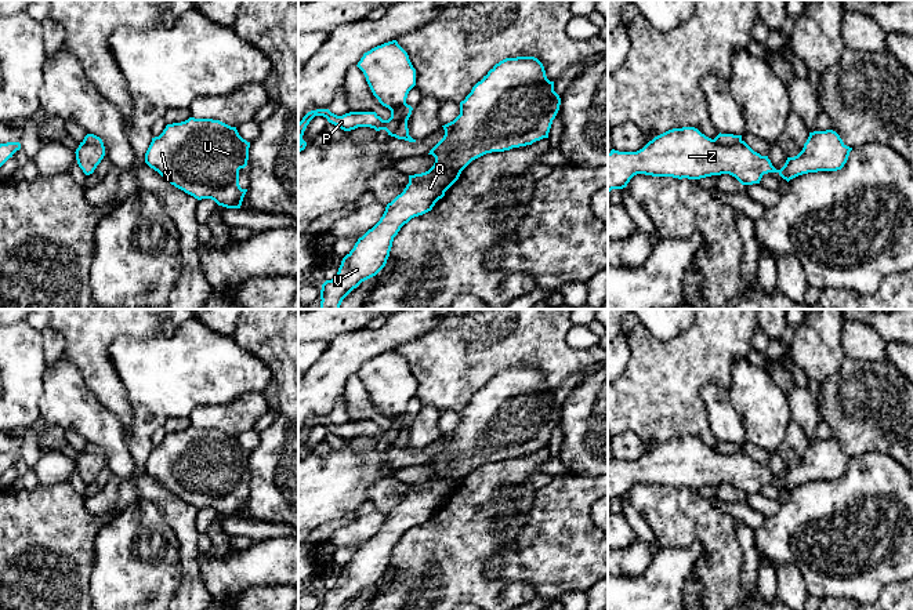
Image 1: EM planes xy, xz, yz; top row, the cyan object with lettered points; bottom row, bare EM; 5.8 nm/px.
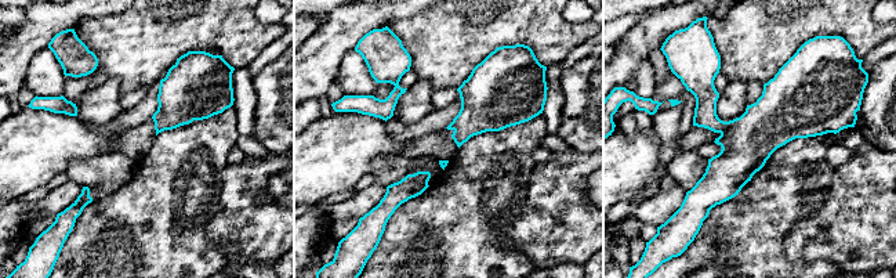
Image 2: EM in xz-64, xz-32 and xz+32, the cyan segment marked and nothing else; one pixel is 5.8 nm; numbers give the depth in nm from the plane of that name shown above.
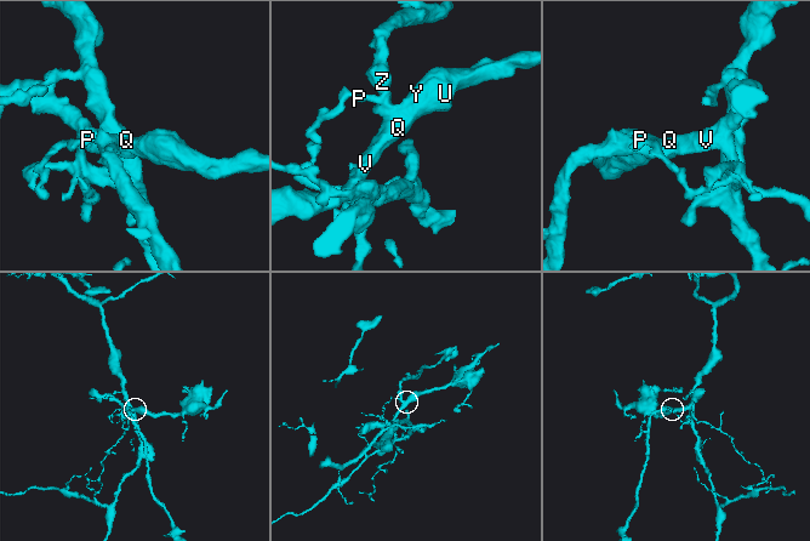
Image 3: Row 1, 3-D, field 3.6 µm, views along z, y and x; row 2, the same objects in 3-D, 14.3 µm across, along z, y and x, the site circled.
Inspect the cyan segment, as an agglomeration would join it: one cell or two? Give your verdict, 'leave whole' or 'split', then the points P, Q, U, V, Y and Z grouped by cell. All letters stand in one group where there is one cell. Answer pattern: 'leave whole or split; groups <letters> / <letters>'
split; groups P / Q U V Y Z

